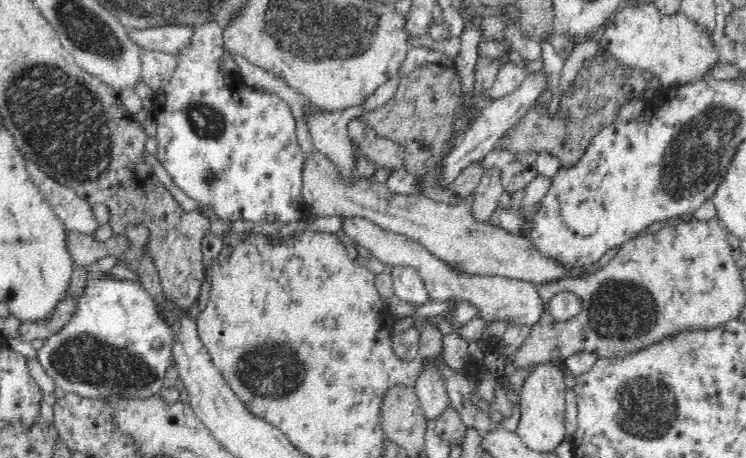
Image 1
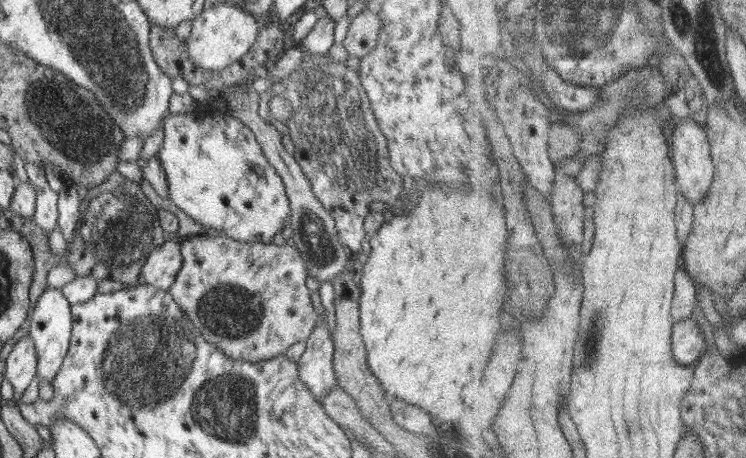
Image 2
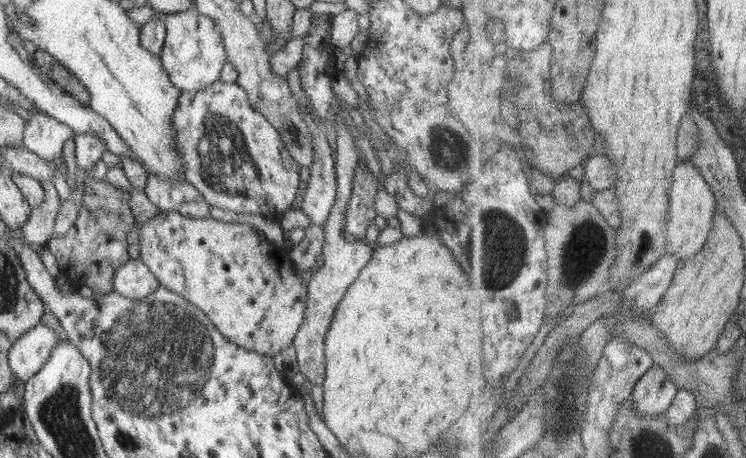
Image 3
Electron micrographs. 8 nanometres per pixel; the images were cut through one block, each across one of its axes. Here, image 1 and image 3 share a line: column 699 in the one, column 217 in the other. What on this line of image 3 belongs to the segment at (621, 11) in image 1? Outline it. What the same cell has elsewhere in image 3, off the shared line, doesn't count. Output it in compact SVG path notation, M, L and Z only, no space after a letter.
M196 9L165 16L166 40L158 55L168 78L181 91L198 91L220 78L227 53L214 19L200 14Z

